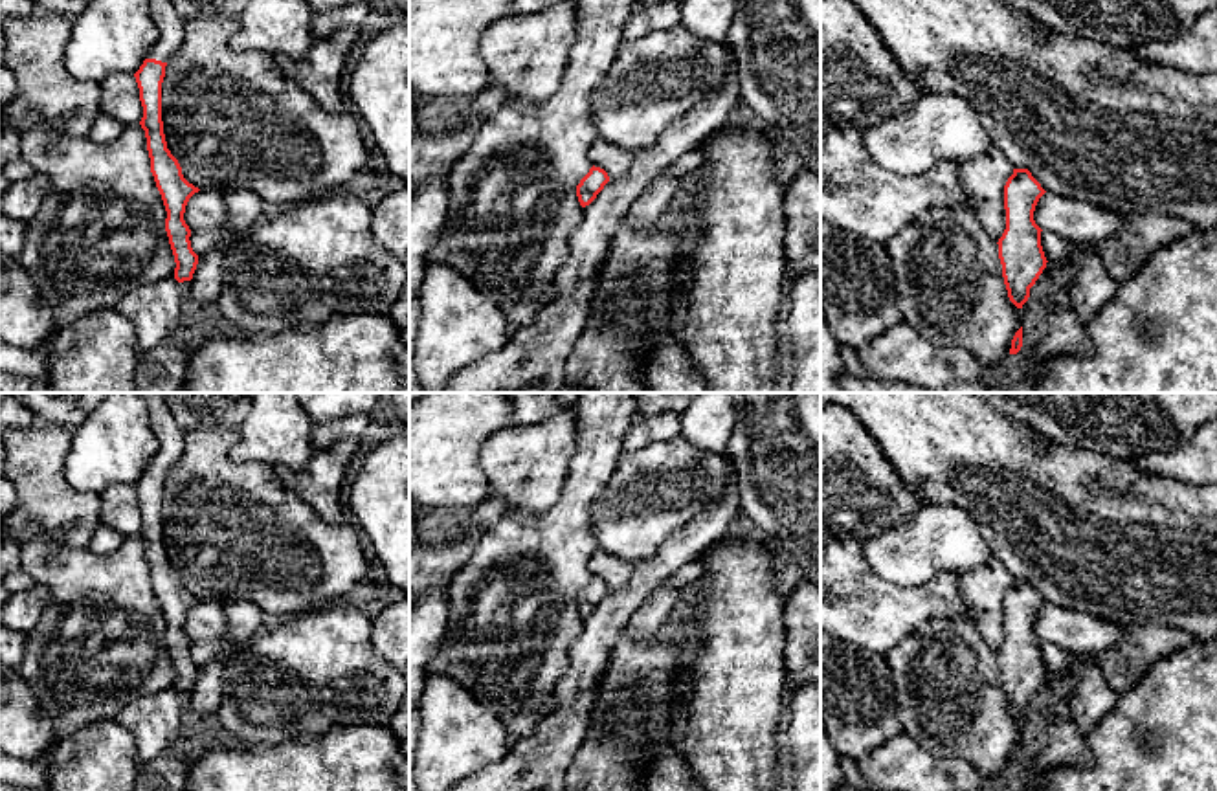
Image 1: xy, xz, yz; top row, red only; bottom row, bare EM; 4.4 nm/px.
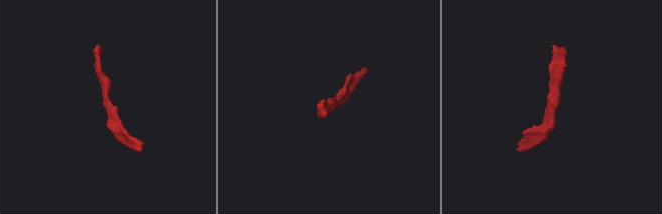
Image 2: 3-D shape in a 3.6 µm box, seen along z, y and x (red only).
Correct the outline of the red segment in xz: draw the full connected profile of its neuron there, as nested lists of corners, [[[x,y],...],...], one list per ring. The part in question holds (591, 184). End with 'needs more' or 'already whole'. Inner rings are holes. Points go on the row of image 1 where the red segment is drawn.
[[[593,165],[589,173],[576,185],[576,196],[580,206],[582,207],[589,206],[608,182],[609,182],[608,173]]]; already whole

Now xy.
[[[149,0],[149,6],[152,22],[158,29],[158,40],[134,73],[143,106],[140,125],[147,138],[151,173],[167,211],[165,231],[176,262],[174,279],[184,283],[193,279],[198,264],[198,255],[193,251],[189,240],[191,229],[184,220],[184,213],[189,198],[200,189],[184,178],[178,160],[167,149],[162,121],[162,83],[167,61],[184,42],[185,22],[171,0]]]; needs more

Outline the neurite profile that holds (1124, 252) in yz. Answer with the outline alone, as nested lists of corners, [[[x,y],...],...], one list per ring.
[[[1133,215],[1109,237],[1094,244],[1116,283],[1131,279],[1162,248],[1188,237],[1195,228],[1167,215]]]

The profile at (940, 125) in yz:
[[[927,94],[907,112],[863,127],[861,136],[877,165],[903,176],[938,160],[958,167],[991,145],[975,108],[955,94]]]

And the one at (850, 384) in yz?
[[[850,373],[841,376],[844,393],[931,393],[923,387],[896,380],[857,378]]]

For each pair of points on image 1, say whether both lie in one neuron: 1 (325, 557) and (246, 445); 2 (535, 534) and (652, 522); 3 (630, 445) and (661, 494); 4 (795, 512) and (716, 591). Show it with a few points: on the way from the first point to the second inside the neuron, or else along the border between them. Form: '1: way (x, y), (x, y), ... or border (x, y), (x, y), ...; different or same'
1: border (237, 430), (230, 456), (274, 468); different
2: border (604, 485), (591, 503), (591, 534), (597, 547); different
3: border (661, 441), (623, 454); different
4: border (755, 531), (762, 536); different

